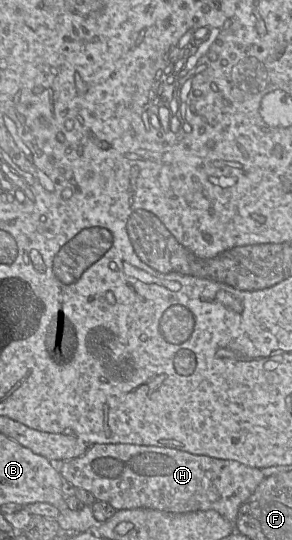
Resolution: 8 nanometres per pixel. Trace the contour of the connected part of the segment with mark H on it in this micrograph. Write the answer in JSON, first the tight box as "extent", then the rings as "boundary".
{"extent":[58,443,265,523],"boundary":[[[121,443],[91,445],[84,455],[59,463],[58,470],[65,481],[91,492],[96,500],[109,503],[116,511],[136,508],[168,513],[215,510],[231,523],[235,523],[240,506],[265,478],[261,469],[235,460],[196,455],[166,447]]]}

